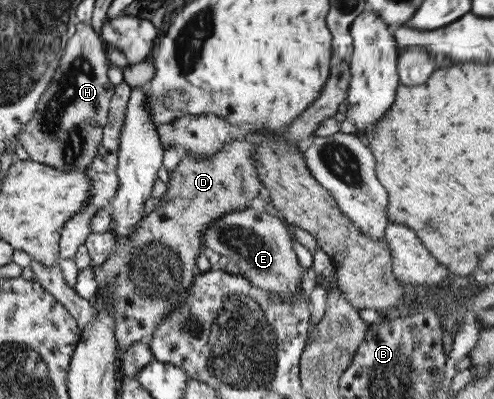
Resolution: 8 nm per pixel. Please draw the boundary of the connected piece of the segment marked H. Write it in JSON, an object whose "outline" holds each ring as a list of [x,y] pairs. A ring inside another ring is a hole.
{"outline":[[[77,22],[59,65],[41,93],[31,119],[17,133],[17,143],[37,163],[70,172],[85,169],[95,157],[114,85],[107,80],[106,46],[91,24]]]}

